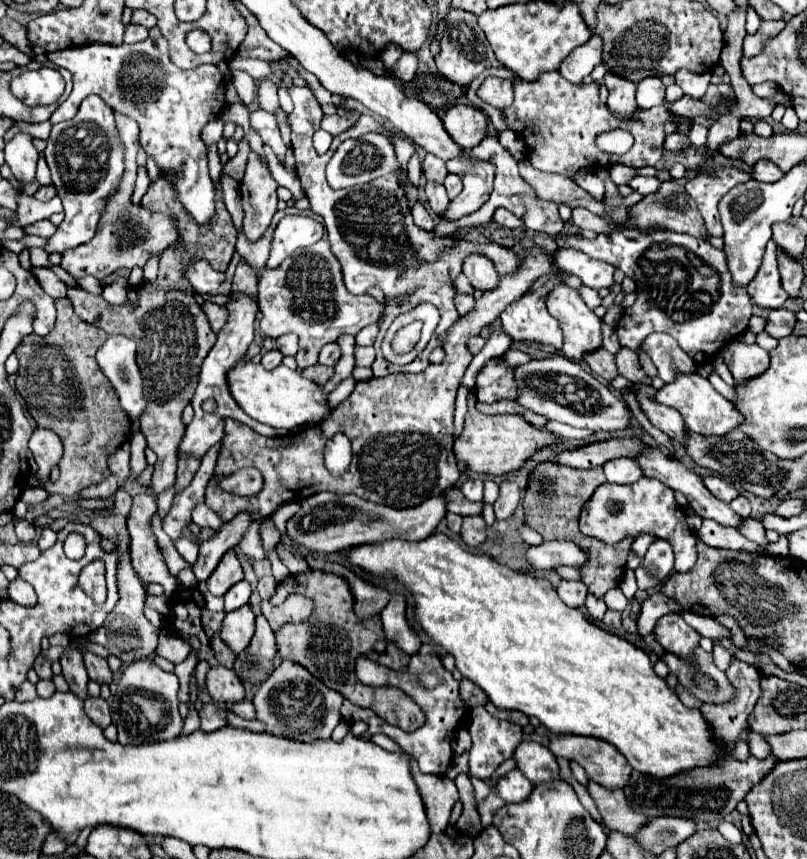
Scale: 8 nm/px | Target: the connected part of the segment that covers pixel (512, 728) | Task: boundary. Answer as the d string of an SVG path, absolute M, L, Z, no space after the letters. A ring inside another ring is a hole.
M484 706L470 710L472 736L470 748L470 774L488 780L492 772L508 758L522 740L522 728L508 720L498 720L486 712Z

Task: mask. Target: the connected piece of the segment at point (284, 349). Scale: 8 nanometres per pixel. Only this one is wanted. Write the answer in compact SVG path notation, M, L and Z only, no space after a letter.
M286 334L286 336L280 336L276 340L276 348L284 354L284 356L294 356L298 352L298 338L296 334Z

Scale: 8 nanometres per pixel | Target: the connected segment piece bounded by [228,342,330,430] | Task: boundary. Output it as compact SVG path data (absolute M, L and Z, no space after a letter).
M253 342L247 349L247 354L232 370L228 370L228 390L236 404L254 420L268 424L272 428L292 430L306 422L320 422L330 414L326 394L322 386L304 378L296 370L286 368L284 364L274 370L264 370L262 364L252 362L254 355L259 354L261 345Z

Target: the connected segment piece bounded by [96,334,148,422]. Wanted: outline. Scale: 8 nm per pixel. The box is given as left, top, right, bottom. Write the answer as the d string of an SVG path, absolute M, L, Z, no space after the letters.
M110 334L96 352L96 360L104 376L114 386L120 406L128 412L128 418L138 422L148 402L144 402L144 380L140 368L136 366L136 344L132 338Z

